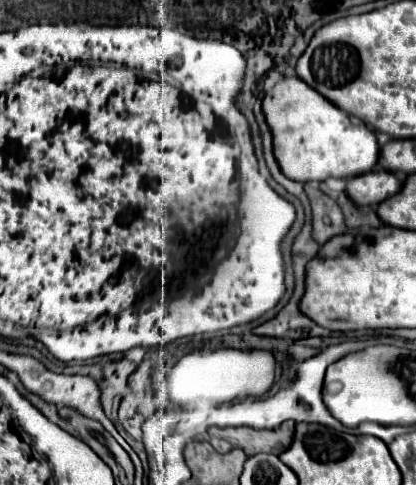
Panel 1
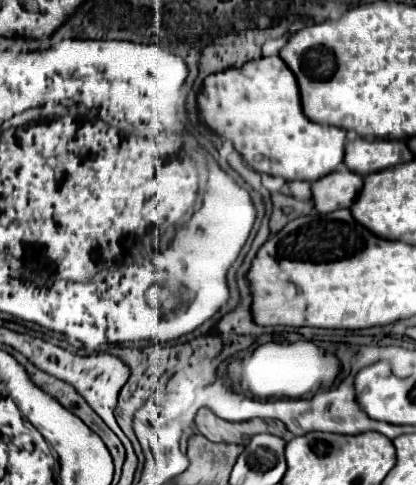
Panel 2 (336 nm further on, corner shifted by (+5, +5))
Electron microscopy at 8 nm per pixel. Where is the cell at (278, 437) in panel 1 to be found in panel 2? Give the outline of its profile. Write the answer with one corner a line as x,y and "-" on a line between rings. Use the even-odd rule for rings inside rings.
200,408
196,414
196,428
210,442
234,442
246,446
254,434
274,434
280,438
288,438
288,430
280,420
246,420
246,422
228,422
218,418
208,408

